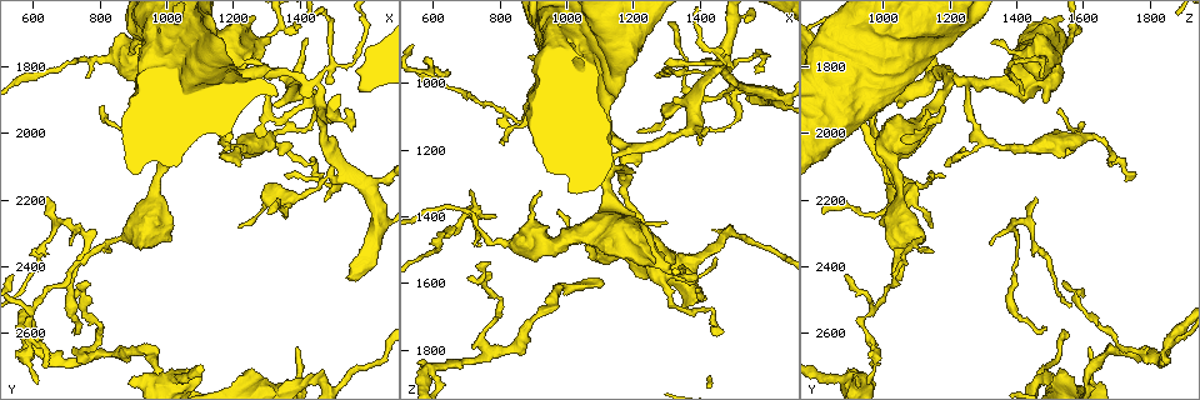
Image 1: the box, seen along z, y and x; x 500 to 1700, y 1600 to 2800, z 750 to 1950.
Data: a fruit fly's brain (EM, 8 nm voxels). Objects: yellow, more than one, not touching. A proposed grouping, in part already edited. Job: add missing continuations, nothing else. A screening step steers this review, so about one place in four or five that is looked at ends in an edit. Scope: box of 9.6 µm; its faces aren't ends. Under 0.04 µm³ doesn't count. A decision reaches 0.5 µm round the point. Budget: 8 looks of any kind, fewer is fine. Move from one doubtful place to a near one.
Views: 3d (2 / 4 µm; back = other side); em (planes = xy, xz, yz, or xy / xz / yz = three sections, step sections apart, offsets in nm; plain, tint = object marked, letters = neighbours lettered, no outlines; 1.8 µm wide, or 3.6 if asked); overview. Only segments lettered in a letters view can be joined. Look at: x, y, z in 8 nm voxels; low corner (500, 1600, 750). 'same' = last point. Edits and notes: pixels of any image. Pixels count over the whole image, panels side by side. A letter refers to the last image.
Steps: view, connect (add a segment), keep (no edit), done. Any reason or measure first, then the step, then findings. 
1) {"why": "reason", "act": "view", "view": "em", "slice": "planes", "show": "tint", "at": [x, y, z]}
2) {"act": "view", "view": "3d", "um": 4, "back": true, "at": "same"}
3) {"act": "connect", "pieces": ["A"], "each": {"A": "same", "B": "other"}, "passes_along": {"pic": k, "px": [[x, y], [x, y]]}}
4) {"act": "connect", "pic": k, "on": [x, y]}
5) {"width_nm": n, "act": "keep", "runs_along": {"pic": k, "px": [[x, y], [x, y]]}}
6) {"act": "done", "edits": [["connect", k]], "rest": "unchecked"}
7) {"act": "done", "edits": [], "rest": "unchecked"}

{"why": "branch stops here", "act": "view", "view": "3d", "um": 4, "back": true, "at": [1550, 2420, 1040]}

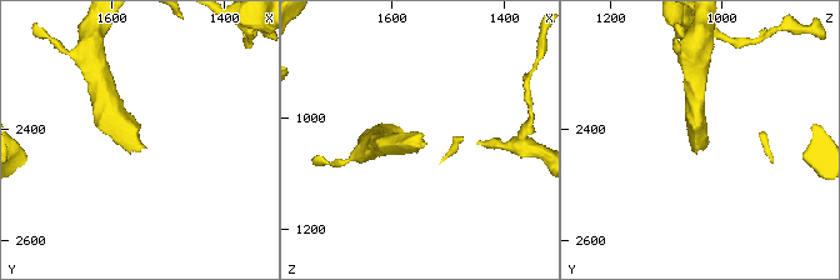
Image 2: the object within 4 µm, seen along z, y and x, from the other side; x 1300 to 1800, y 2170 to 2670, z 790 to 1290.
{"why": "now the EM", "act": "view", "view": "em", "slice": "yz", "step": 8, "show": "tint", "at": [1545, 2435, 1040]}

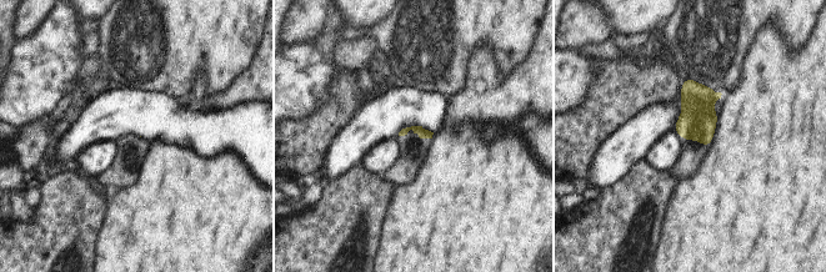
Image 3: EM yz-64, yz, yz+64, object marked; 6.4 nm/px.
{"act": "view", "view": "em", "slice": "planes", "show": "letters", "at": "same"}

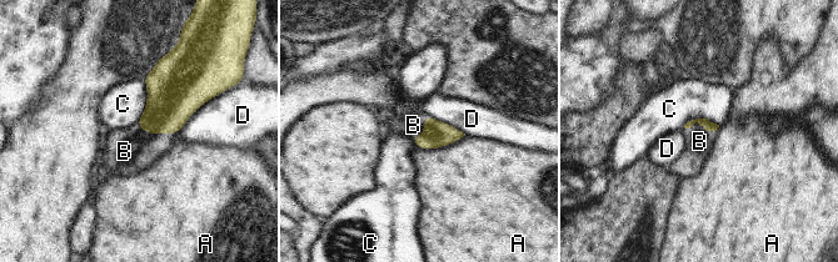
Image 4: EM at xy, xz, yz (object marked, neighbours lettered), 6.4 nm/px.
{"act": "connect", "pieces": ["B"], "each": {"A": "other", "B": "same", "C": "other", "D": "other"}, "passes_along": {"pic": 4, "px": [[171, 97], [155, 132], [124, 151]]}, "found": "the neuron continues"}

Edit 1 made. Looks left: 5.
{"act": "view", "view": "overview"}

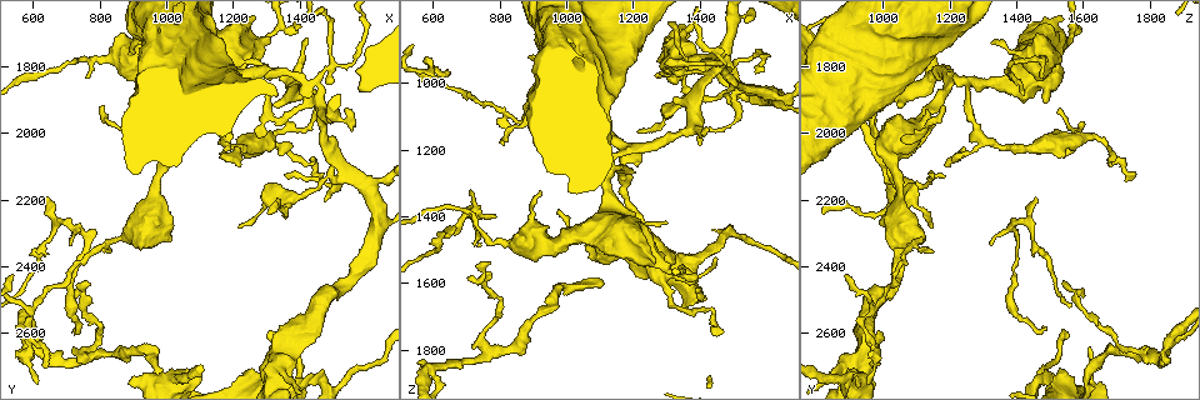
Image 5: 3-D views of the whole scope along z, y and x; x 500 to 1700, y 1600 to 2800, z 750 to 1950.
{"why": "free end", "act": "view", "view": "em", "slice": "xy", "step": 16, "show": "tint", "at": [710, 2340, 1320]}

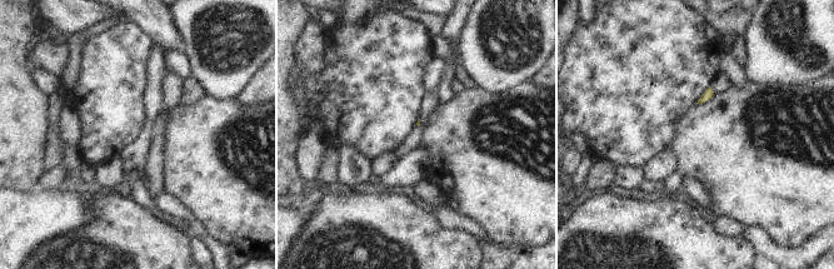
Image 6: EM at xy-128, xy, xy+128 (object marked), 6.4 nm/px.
{"why": "another direction", "act": "view", "view": "em", "slice": "yz", "step": 4, "show": "letters", "at": "same"}

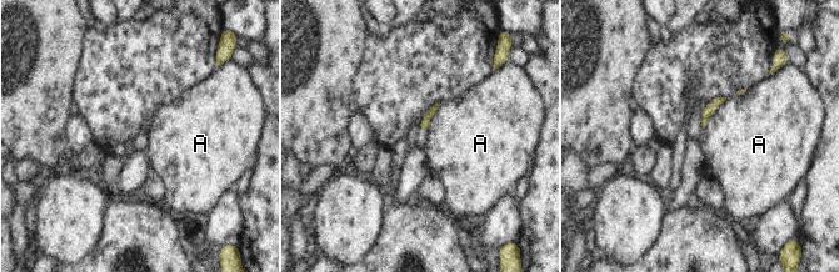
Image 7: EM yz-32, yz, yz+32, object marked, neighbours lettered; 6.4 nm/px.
{"width_nm": 60, "act": "keep", "each": {"A": "other"}, "found": "none of them fits"}

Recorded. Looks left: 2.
{"why": "thin end", "act": "view", "view": "3d", "um": 2, "at": [720, 2580, 1490]}

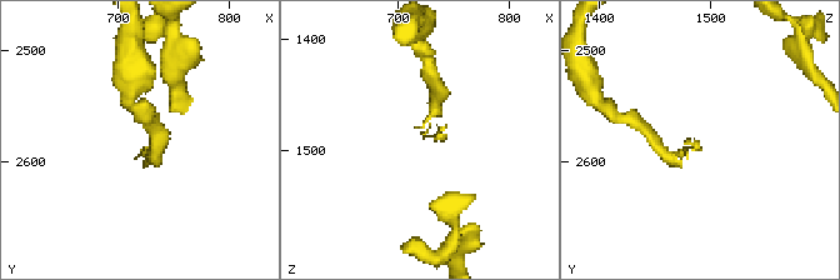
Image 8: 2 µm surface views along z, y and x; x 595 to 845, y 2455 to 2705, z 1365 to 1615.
{"why": "now the EM", "act": "view", "view": "em", "slice": "yz", "step": 8, "show": "letters", "at": [728, 2586, 1484]}

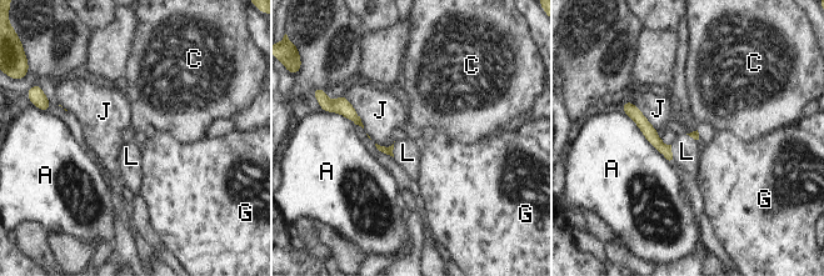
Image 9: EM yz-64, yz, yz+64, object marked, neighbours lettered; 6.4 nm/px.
{"act": "connect", "pieces": ["L"], "each": {"A": "other", "C": "other", "G": "other", "J": "other", "L": "same"}, "passes_along": {"pic": 9, "px": [[386, 150], [393, 149], [408, 152]]}, "found": "the neuron continues"}

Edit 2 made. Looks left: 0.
{"act": "done", "edits": [["connect", 4], ["connect", 9]], "rest": "unchecked"}

